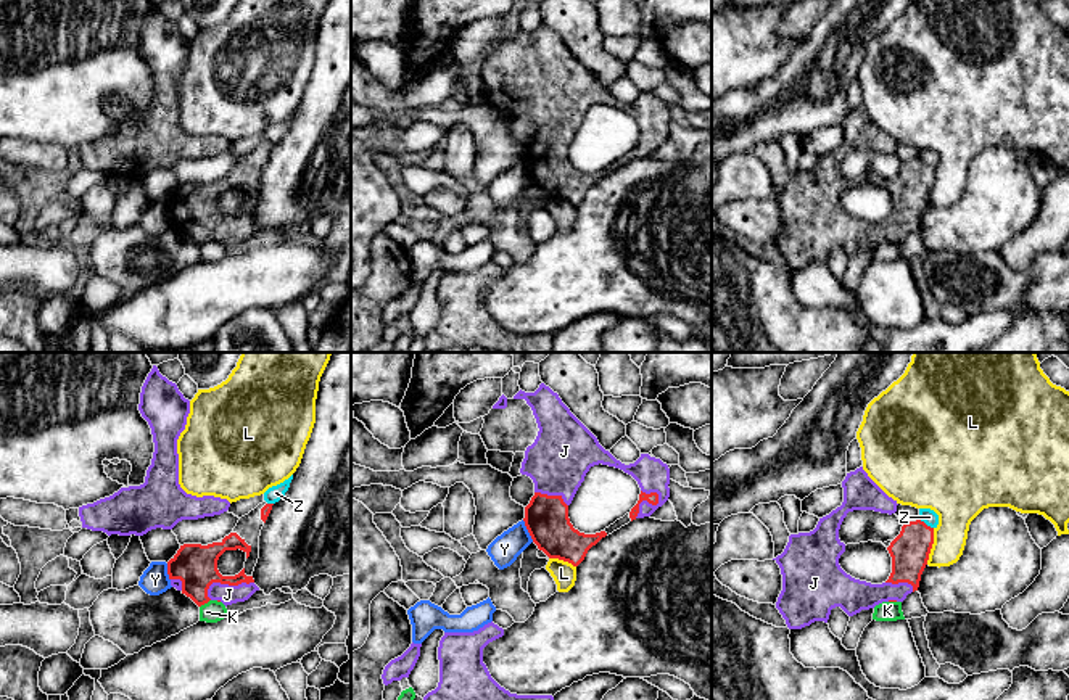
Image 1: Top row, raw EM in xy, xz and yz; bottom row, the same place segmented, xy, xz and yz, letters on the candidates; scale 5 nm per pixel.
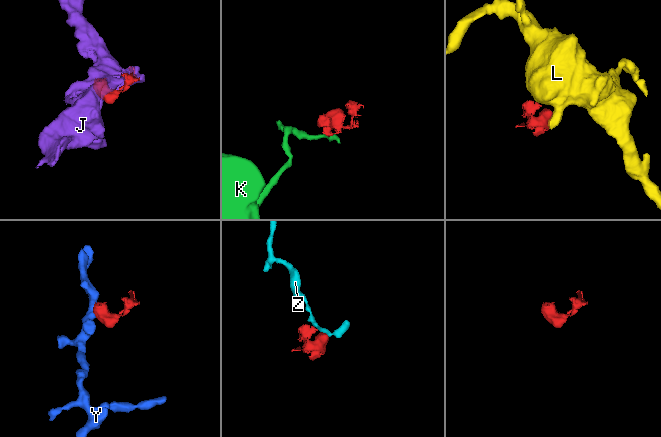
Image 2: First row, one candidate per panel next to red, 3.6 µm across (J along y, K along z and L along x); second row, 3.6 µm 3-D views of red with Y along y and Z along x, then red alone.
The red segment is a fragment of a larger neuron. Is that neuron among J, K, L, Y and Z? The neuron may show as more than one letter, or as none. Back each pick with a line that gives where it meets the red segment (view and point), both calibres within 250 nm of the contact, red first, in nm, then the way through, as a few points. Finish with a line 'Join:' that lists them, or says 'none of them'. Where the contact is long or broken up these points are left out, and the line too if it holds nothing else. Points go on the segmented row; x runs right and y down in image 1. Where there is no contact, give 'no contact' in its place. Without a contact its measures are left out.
J: xy (226, 583) | 220/100 nm
Join: J

